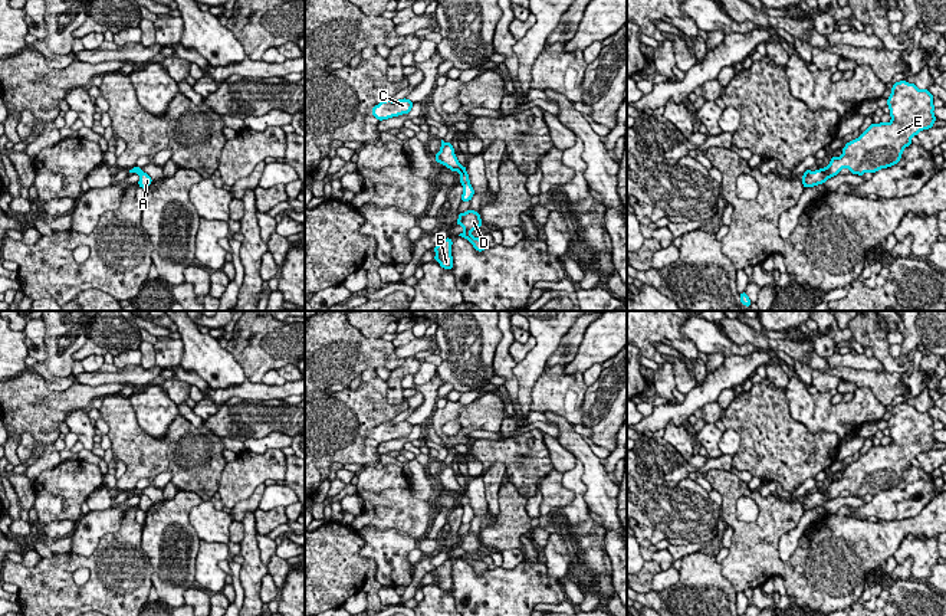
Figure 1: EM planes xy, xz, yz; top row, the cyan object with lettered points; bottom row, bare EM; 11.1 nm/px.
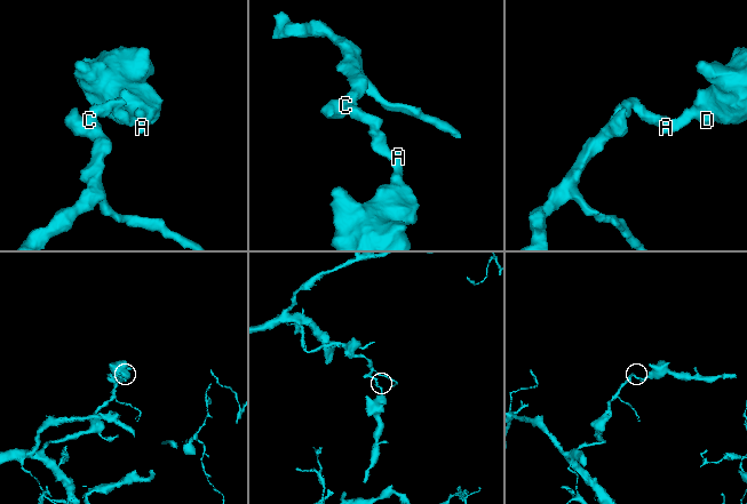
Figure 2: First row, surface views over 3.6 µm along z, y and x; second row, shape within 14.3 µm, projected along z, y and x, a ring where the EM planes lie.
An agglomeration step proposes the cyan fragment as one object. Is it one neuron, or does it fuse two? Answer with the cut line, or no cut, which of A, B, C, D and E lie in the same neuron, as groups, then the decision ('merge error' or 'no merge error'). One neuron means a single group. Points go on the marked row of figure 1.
xz (465, 167), (460, 174) | A B D E / C | merge error

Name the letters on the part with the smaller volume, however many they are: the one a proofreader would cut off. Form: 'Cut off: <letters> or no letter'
Cut off: A, B, D, E

